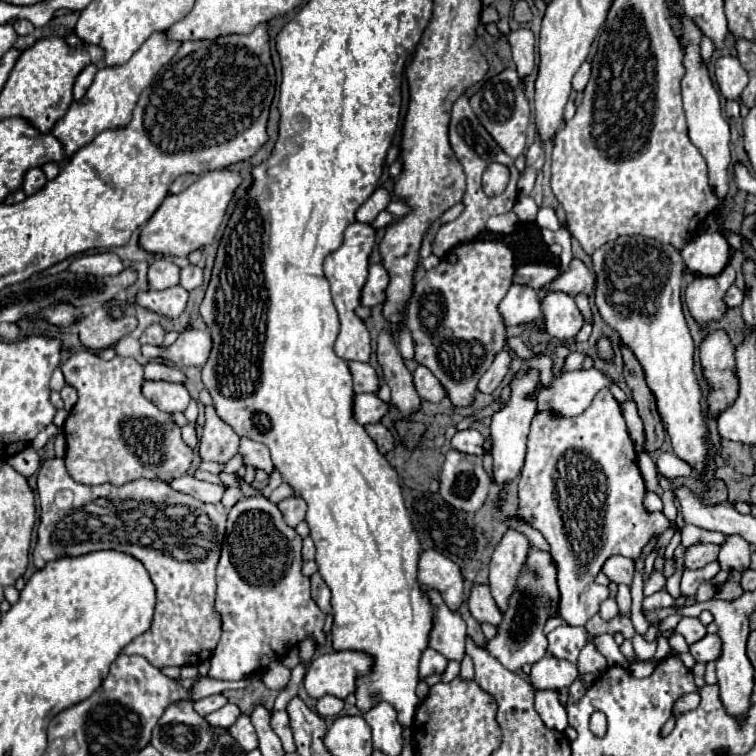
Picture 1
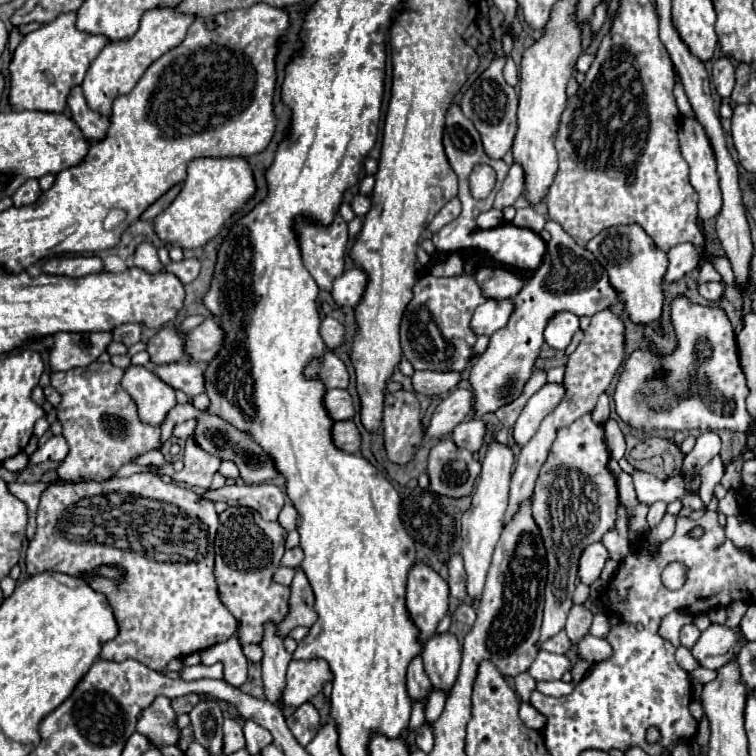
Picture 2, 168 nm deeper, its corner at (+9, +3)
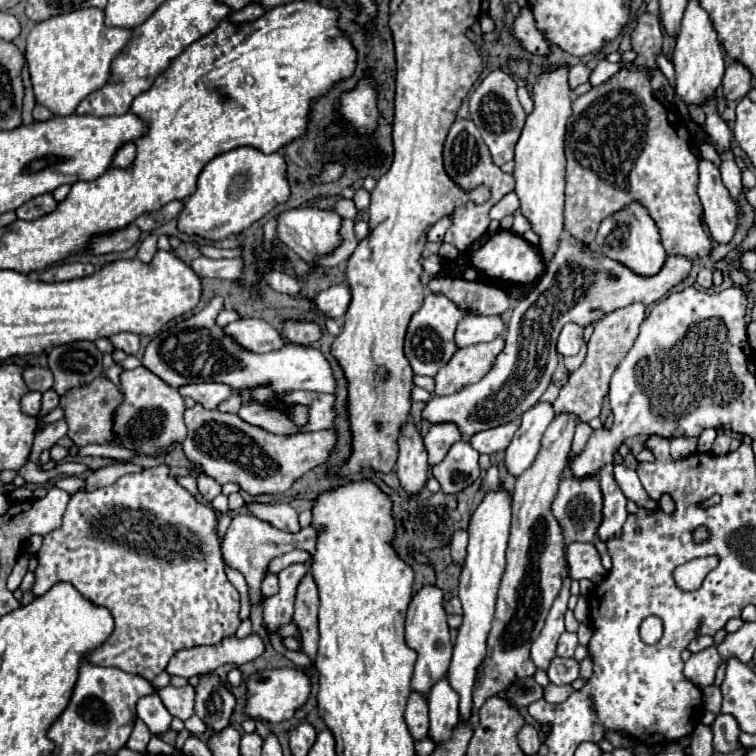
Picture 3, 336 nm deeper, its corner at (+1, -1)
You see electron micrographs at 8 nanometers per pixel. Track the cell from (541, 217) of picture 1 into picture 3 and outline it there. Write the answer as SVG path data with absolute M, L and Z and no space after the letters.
M564 233L560 249L546 267L544 275L538 279L532 293L520 299L510 311L506 347L490 373L482 381L466 385L452 395L432 395L422 409L422 419L426 419L430 425L454 423L466 439L480 431L520 419L524 411L536 405L552 381L552 373L558 363L556 339L566 323L572 321L584 327L598 321L602 315L636 301L652 305L660 301L674 285L684 281L690 271L690 259L670 255L656 275L638 275L610 257L588 257L588 253L580 253L580 249L576 249L576 239Z

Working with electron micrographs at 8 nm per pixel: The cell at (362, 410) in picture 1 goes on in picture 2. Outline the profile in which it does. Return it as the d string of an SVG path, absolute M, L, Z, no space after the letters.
M328 389L324 405L334 421L346 421L354 417L354 401L346 389Z

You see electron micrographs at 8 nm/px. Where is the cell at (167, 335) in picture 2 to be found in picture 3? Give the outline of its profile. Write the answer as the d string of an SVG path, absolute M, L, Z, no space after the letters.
M214 297L200 313L170 323L148 343L142 357L142 365L176 389L190 383L216 381L226 383L236 391L270 385L274 391L302 389L314 393L334 393L336 385L332 377L332 367L318 349L286 345L284 349L266 355L252 353L240 347L230 335L226 335L224 327L216 325L216 317L222 309L224 299Z

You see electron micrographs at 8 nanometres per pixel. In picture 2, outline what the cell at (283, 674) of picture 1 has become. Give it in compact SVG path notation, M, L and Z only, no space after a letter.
M258 643L246 645L246 647L242 647L242 651L244 651L244 655L246 655L252 663L260 663L262 657L264 657L264 651L262 651L262 647L260 647Z

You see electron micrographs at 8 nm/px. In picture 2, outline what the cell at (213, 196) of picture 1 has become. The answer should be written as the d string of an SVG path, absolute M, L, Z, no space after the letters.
M194 159L188 165L188 177L184 179L178 197L170 203L168 209L154 217L154 231L168 245L178 245L182 249L202 247L220 233L224 221L234 211L238 211L254 195L254 191L254 177L246 159Z

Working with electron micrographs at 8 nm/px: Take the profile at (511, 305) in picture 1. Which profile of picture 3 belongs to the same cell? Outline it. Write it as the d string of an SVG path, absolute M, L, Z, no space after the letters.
M466 315L456 327L454 343L458 347L468 347L468 345L476 345L482 341L492 341L504 331L506 331L506 323L502 317Z

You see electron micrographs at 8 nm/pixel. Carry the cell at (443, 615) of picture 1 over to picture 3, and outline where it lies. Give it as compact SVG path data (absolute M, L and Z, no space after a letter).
M440 679L428 697L428 719L430 729L428 737L438 747L452 737L454 727L458 725L458 709L456 709L456 693L448 685L448 679Z

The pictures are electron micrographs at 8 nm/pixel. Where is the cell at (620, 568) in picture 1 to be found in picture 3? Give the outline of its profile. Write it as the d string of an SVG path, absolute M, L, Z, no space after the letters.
M570 543L568 545L568 573L572 579L590 579L596 585L604 581L606 569L600 563L600 555L592 543Z

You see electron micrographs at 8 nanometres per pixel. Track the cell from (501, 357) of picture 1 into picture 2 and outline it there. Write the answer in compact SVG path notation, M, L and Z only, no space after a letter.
M472 389L466 391L452 391L446 399L442 399L442 403L436 407L432 421L428 425L426 435L432 439L440 439L444 435L450 435L452 429L462 423L472 407Z

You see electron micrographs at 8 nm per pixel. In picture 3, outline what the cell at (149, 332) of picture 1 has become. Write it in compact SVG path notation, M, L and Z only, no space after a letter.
M116 333L110 337L114 349L122 349L128 355L134 355L140 347L140 337L136 333Z

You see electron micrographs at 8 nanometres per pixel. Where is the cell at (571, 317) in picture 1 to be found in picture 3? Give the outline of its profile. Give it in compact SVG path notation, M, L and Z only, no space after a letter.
M568 323L568 325L564 325L564 329L560 331L560 337L558 337L558 353L562 357L578 355L582 343L584 343L582 341L582 327L576 323Z

